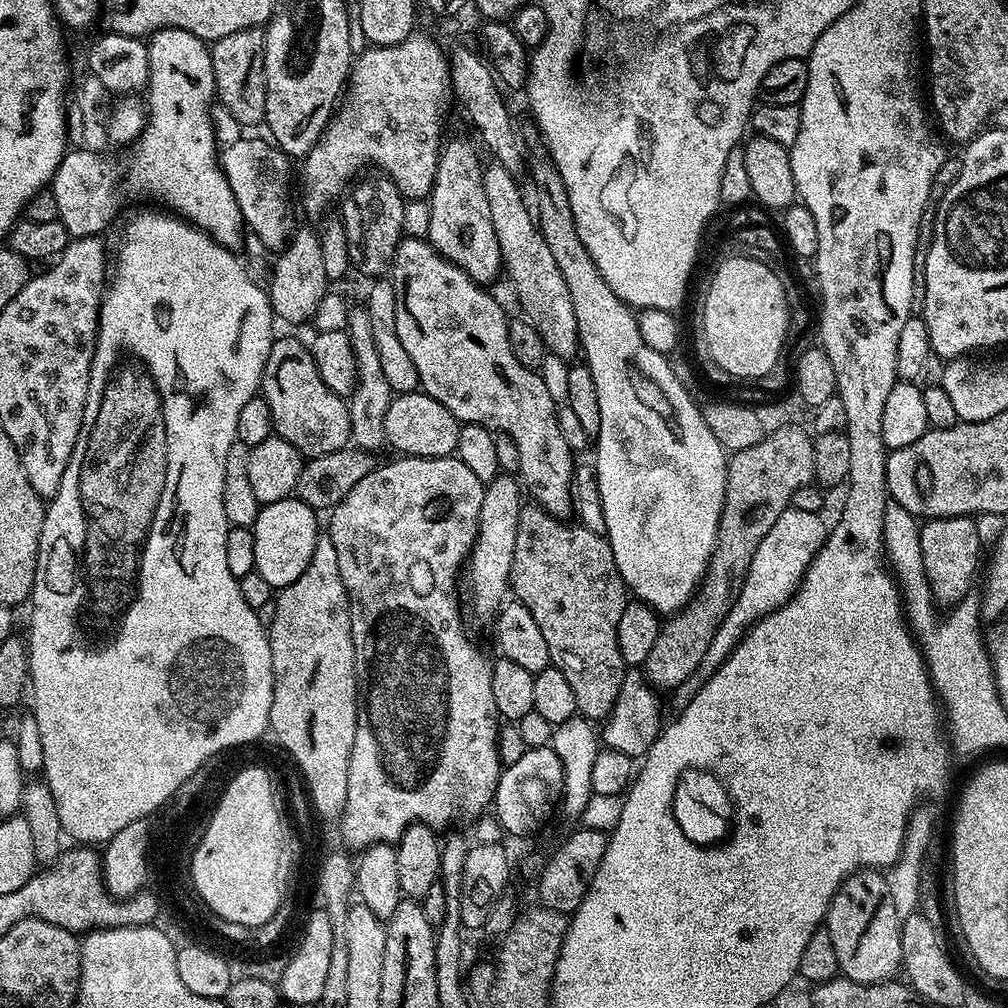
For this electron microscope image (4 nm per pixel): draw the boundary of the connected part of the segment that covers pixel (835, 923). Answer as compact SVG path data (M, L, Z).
M862 868L846 877L828 904L826 927L838 954L838 966L843 979L859 984L882 984L901 971L901 917L896 915L890 898L887 875L875 868Z

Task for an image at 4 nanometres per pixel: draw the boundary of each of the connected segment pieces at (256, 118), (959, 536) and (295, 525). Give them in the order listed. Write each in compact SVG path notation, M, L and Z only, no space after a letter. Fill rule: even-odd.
M247 28L226 38L218 38L210 48L216 96L240 124L260 124L266 110L266 70L264 69L264 28Z
M937 516L928 518L920 524L920 557L924 567L924 577L932 587L933 601L952 600L959 602L973 591L972 579L976 576L976 567L980 564L980 528L971 516Z
M295 498L279 500L273 504L263 505L251 530L254 534L255 572L262 574L274 590L290 586L294 578L299 578L302 570L310 566L310 554L314 554L316 537L317 509L306 506L306 502Z

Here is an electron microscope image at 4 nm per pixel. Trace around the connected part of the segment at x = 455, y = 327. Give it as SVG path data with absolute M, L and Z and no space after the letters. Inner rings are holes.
M401 239L392 259L390 298L396 303L398 338L418 369L420 388L430 398L442 402L461 424L481 424L483 428L509 435L517 444L518 476L527 495L529 492L532 495L529 497L552 516L571 517L574 512L571 498L574 453L558 430L558 404L550 398L543 375L522 366L522 362L514 358L514 350L510 350L509 317L504 316L499 302L488 293L487 287L475 284L461 268L437 254L427 239L408 239Z

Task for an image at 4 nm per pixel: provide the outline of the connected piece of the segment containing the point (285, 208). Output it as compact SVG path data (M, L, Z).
M271 139L236 140L228 149L223 149L222 164L225 169L233 170L228 181L234 190L237 202L244 215L244 223L249 229L256 228L260 240L268 248L279 250L288 243L293 231L292 204L288 201L288 175L292 168L290 158L276 147Z

